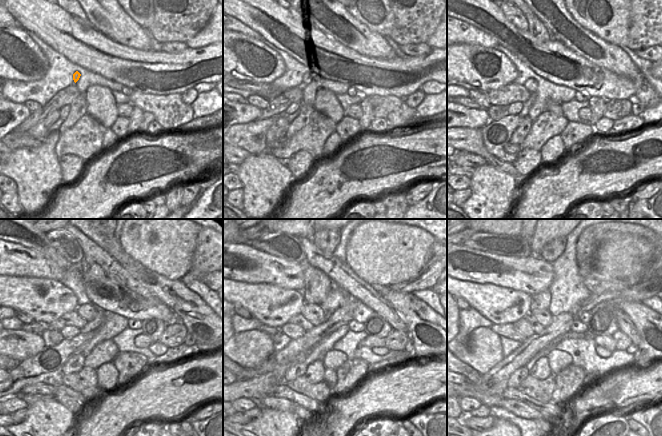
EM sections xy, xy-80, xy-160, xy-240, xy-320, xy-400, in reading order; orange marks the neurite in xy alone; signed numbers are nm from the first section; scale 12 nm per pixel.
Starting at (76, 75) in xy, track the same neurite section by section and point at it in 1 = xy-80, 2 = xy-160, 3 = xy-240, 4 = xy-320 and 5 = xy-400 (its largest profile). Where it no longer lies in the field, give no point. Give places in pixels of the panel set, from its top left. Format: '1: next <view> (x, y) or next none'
1: next xy-80 (305, 79)
2: next xy-160 (531, 85)
3: next xy-240 (88, 311)
4: next xy-320 (314, 313)
5: next xy-400 (544, 317)

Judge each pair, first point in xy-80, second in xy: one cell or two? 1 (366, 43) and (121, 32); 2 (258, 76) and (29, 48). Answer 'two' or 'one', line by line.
1: one
2: one

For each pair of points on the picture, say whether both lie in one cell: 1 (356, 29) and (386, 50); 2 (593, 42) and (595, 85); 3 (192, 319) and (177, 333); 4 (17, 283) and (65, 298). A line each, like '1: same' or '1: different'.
1: same
2: different
3: different
4: same

